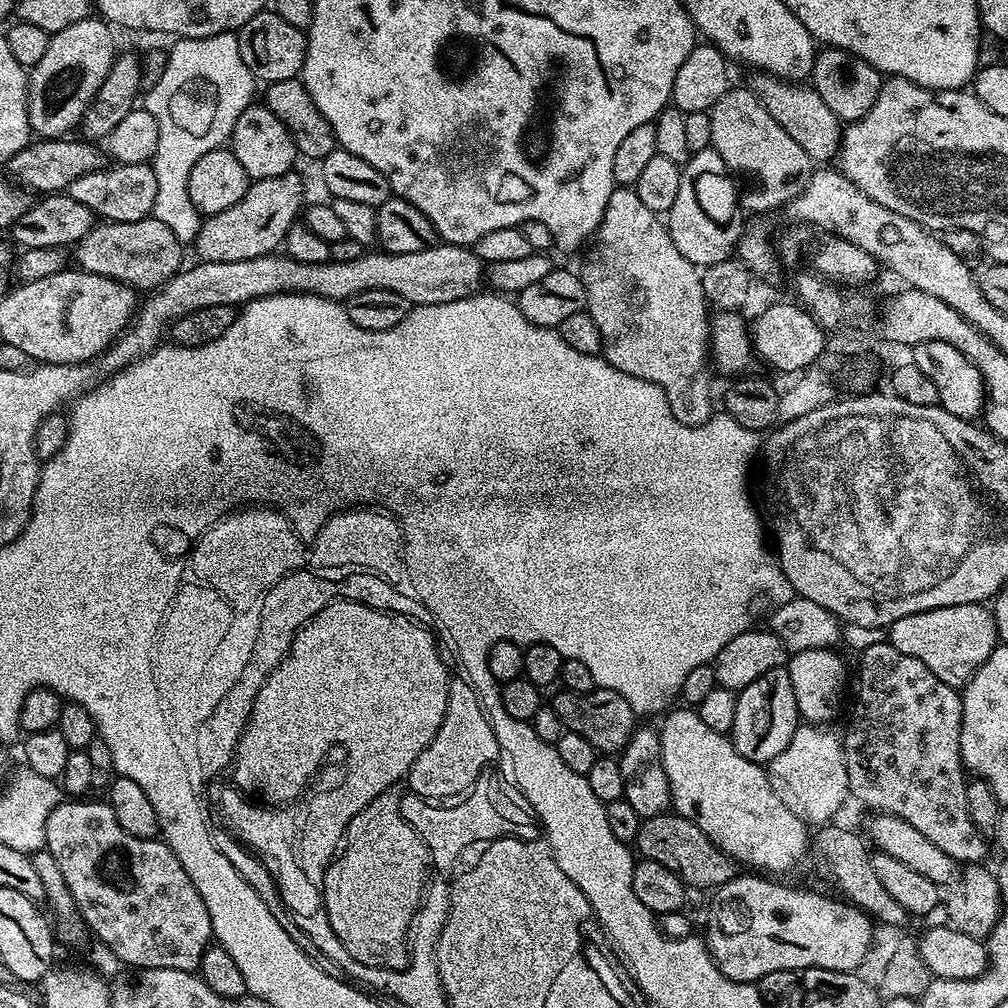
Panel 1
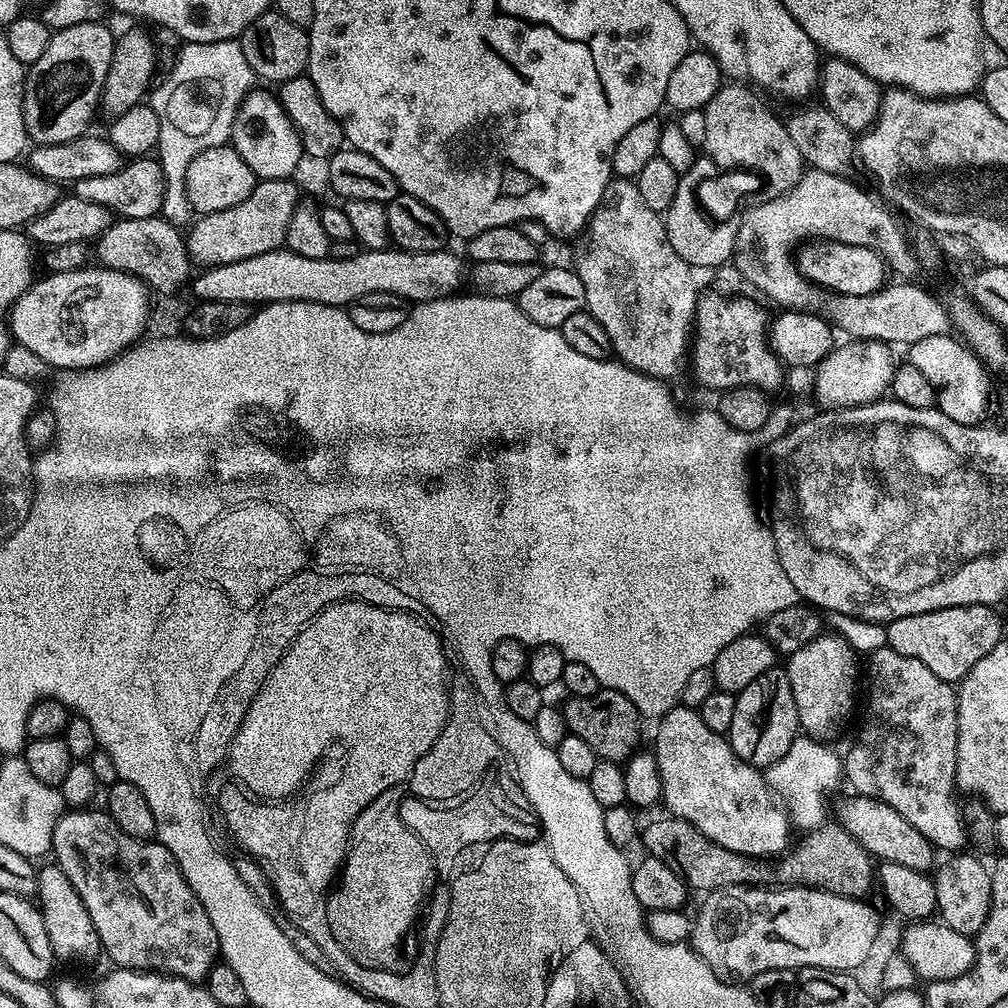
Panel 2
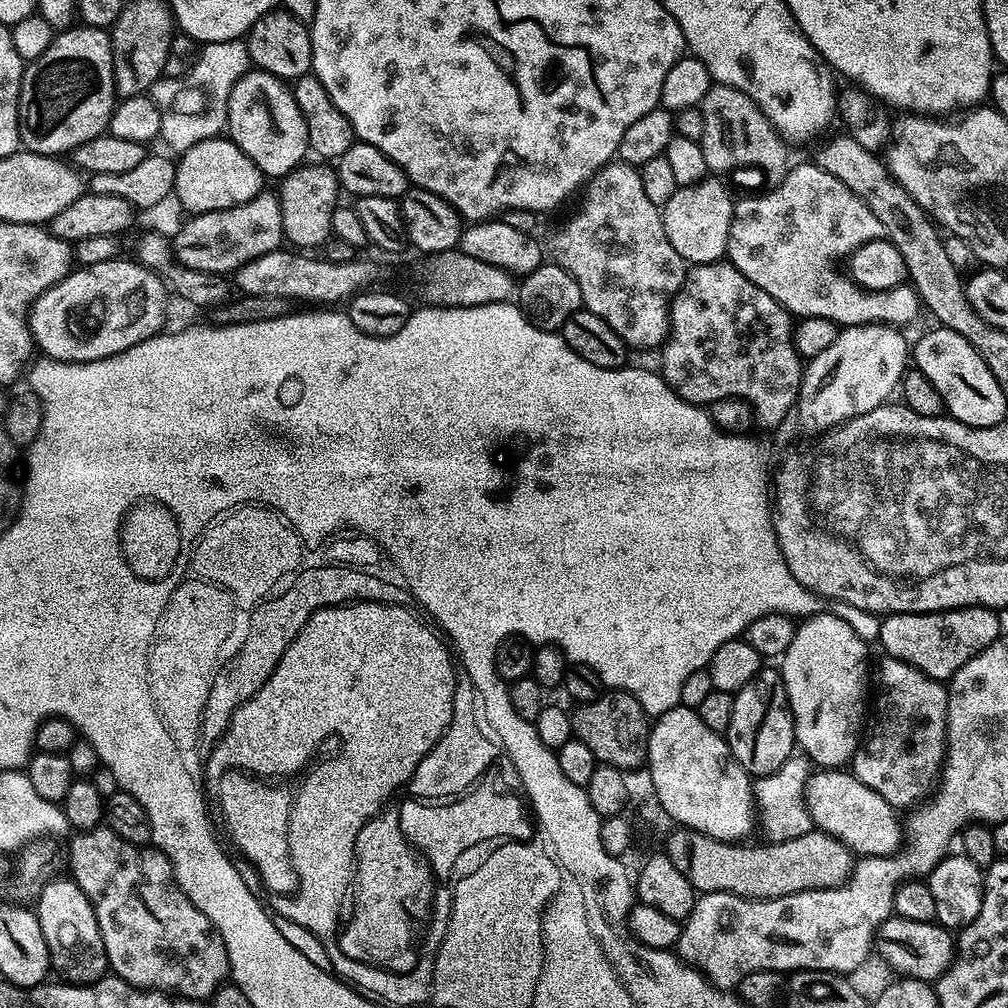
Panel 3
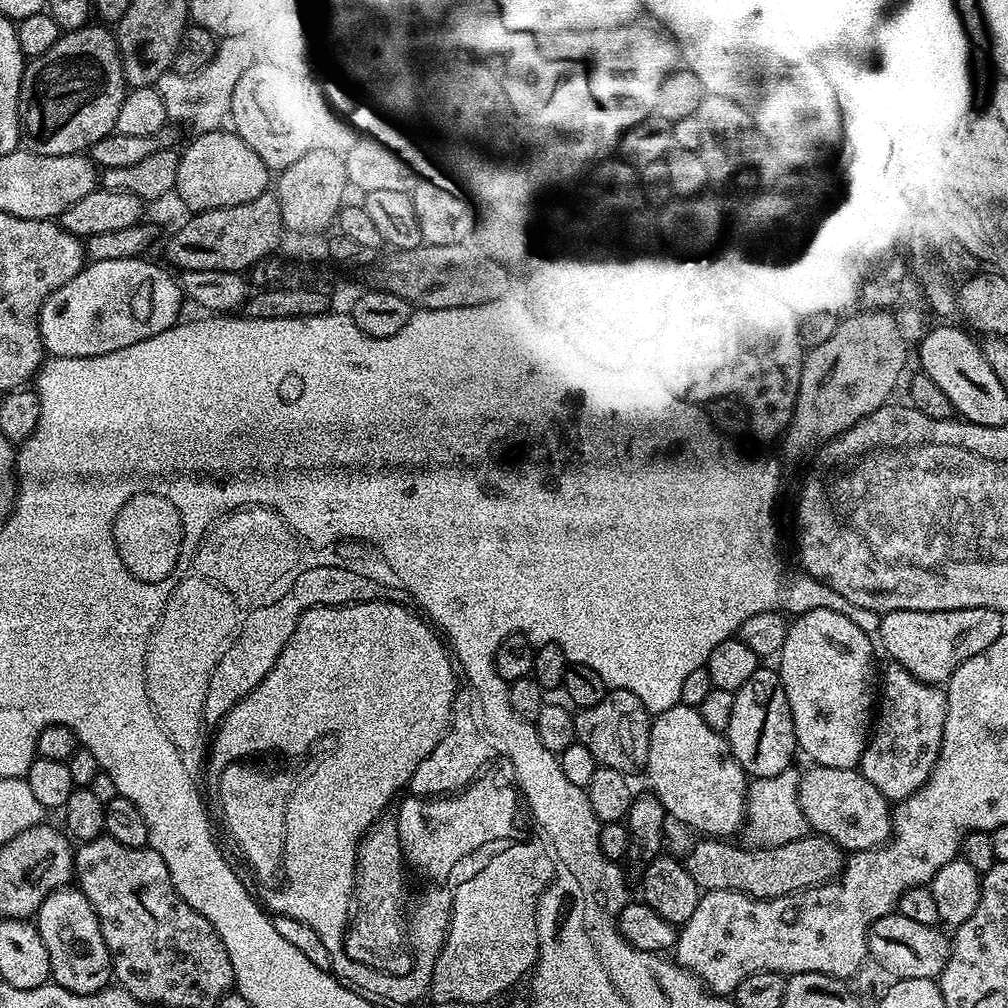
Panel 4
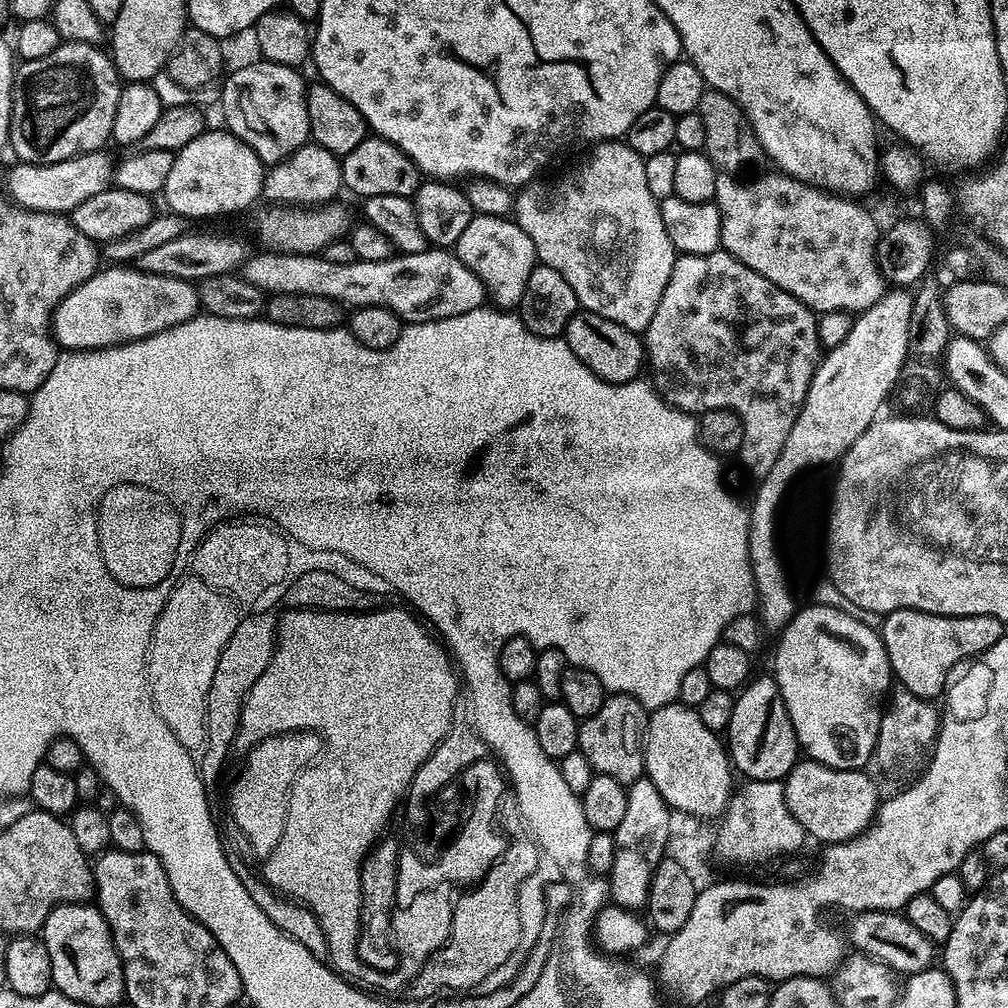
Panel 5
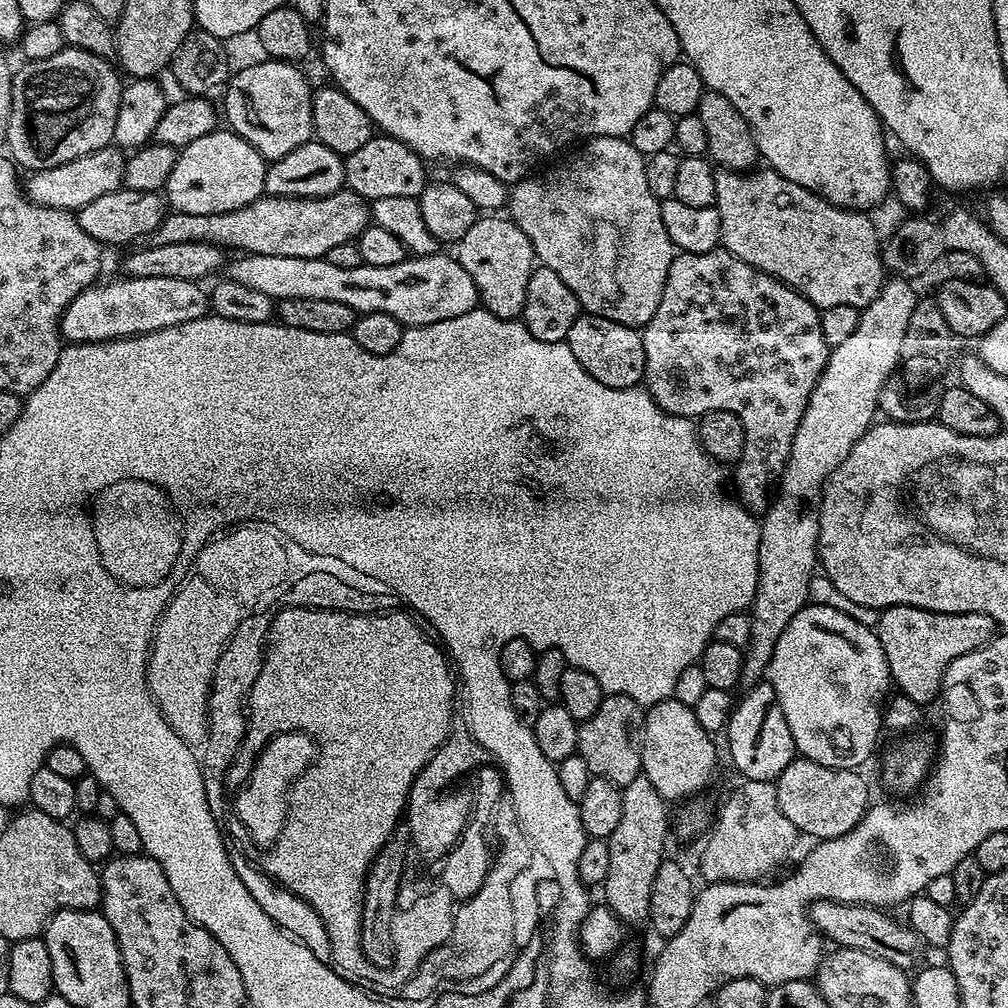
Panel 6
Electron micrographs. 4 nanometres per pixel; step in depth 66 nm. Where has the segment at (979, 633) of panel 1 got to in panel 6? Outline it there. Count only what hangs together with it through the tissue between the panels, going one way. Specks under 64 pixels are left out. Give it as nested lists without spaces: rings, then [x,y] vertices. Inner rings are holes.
[[[890,606],[883,609],[878,625],[880,645],[886,654],[891,683],[900,687],[899,695],[921,706],[927,706],[935,696],[937,699],[941,695],[944,675],[954,658],[962,658],[962,654],[970,654],[984,647],[997,632],[997,624],[986,614],[946,614],[914,606]]]

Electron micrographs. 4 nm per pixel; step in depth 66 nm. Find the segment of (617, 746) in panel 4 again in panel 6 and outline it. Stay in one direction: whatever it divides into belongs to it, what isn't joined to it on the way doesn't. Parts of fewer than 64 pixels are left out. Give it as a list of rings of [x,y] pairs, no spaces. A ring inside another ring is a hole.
[[[608,694],[605,695],[602,706],[598,706],[598,714],[579,725],[578,754],[584,759],[593,776],[606,778],[606,782],[614,782],[623,790],[628,783],[642,775],[640,749],[645,715],[645,709],[634,698]]]

